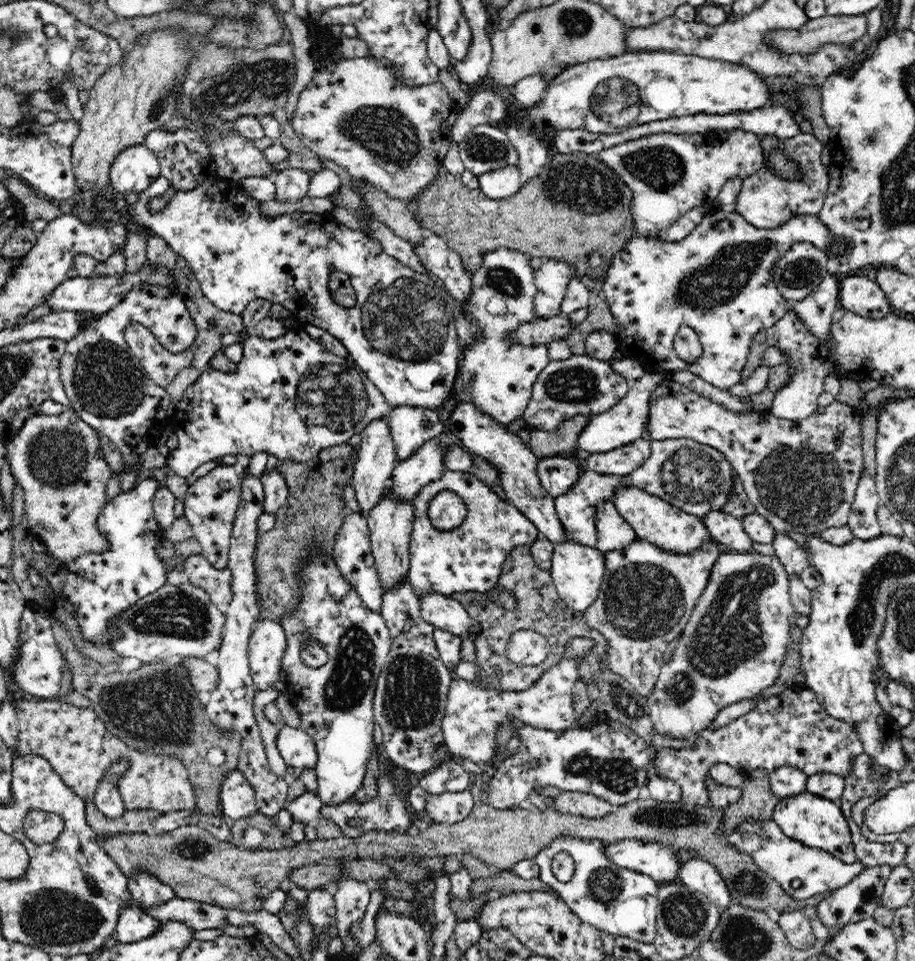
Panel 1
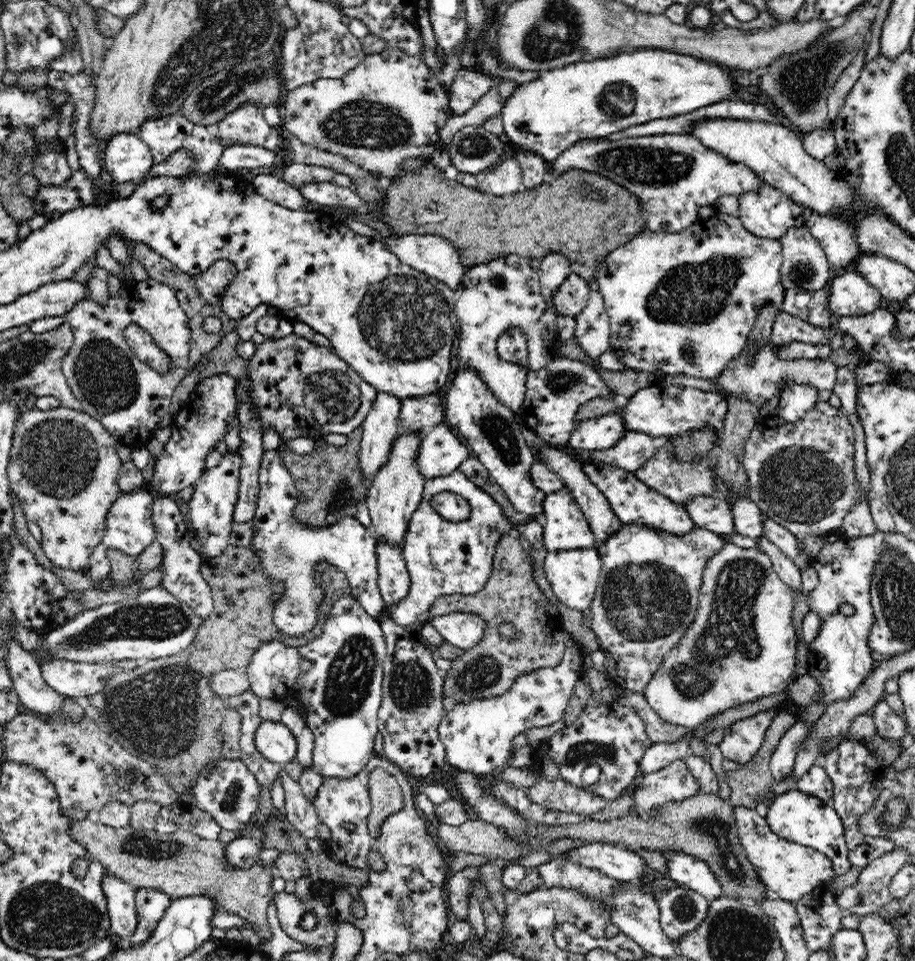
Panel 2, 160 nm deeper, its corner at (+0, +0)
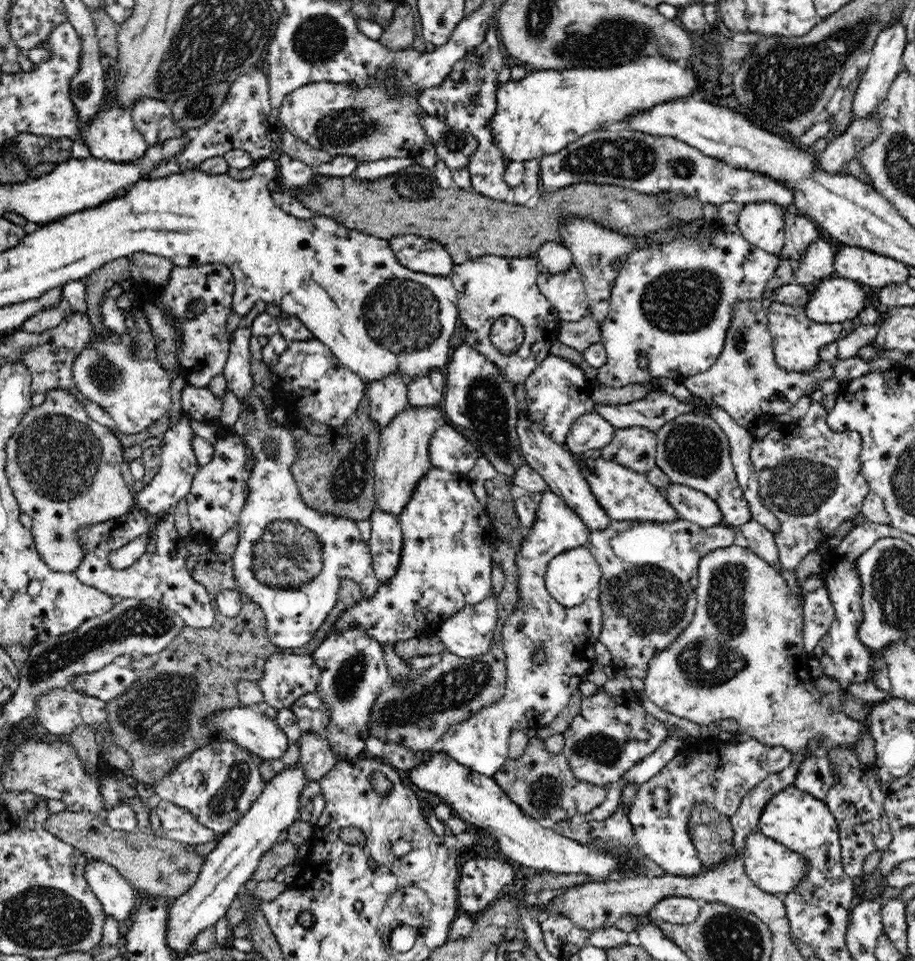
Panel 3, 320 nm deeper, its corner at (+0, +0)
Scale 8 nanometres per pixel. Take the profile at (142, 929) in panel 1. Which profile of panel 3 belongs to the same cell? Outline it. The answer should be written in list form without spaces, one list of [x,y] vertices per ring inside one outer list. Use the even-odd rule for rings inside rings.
[[[87,855],[84,876],[115,924],[128,922],[134,908],[135,888],[114,867]]]

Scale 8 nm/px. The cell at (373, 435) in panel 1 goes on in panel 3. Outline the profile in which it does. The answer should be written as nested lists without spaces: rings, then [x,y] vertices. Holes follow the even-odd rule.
[[[400,371],[368,383],[366,395],[370,399],[370,419],[382,430],[408,402],[408,382]]]

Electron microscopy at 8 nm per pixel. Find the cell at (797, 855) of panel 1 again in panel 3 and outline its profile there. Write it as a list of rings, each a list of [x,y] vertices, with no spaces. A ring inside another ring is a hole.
[[[759,829],[754,830],[746,838],[743,858],[748,878],[758,888],[770,894],[780,892],[784,896],[787,892],[795,889],[795,886],[805,877],[807,871],[807,862],[801,854],[764,836]]]

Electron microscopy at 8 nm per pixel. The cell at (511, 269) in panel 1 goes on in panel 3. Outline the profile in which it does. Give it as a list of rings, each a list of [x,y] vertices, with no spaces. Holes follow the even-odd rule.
[[[484,255],[455,265],[450,274],[458,294],[459,317],[462,320],[463,340],[502,369],[508,381],[516,386],[524,383],[534,369],[550,355],[554,342],[559,340],[559,319],[552,303],[540,292],[537,285],[539,257],[502,258],[499,255]],[[499,316],[513,316],[524,329],[522,344],[509,355],[498,350],[490,338],[492,323]]]

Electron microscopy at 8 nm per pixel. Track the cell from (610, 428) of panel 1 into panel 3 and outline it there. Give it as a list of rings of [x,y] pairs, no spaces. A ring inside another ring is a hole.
[[[587,412],[572,423],[565,438],[566,447],[581,457],[588,450],[603,449],[614,438],[616,429],[599,414]]]

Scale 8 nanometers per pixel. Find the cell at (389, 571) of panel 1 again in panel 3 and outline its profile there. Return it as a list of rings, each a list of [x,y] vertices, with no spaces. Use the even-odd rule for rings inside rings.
[[[408,404],[381,430],[375,463],[376,508],[400,516],[404,506],[412,500],[418,482],[432,471],[429,440],[442,425],[446,425],[446,420],[440,405],[414,407]]]

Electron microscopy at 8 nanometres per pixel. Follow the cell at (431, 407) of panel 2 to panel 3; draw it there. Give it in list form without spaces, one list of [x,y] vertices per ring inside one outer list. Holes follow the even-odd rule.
[[[440,367],[430,369],[425,375],[408,382],[409,404],[414,407],[438,405],[444,394],[444,382],[446,375],[442,374]]]

